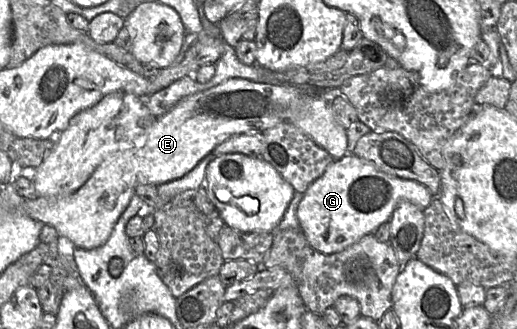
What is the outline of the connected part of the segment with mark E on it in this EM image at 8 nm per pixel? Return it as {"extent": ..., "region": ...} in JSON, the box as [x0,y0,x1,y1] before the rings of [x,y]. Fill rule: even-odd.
{"extent":[24,78,302,249],"region":[[[230,78],[224,83],[190,95],[176,104],[166,114],[157,117],[145,138],[136,146],[118,151],[105,159],[76,192],[62,197],[25,199],[24,212],[31,218],[52,225],[60,236],[69,239],[82,249],[94,249],[107,242],[122,213],[128,207],[136,188],[140,185],[159,185],[181,178],[191,171],[216,146],[228,138],[247,133],[263,133],[286,121],[289,108],[302,95],[300,88],[285,83],[261,83],[244,78]]]}

